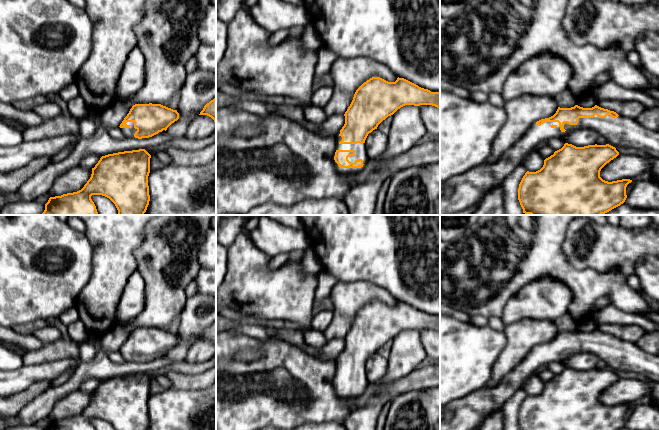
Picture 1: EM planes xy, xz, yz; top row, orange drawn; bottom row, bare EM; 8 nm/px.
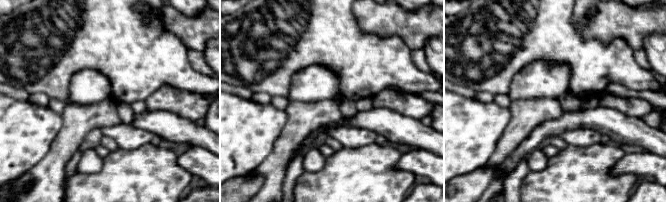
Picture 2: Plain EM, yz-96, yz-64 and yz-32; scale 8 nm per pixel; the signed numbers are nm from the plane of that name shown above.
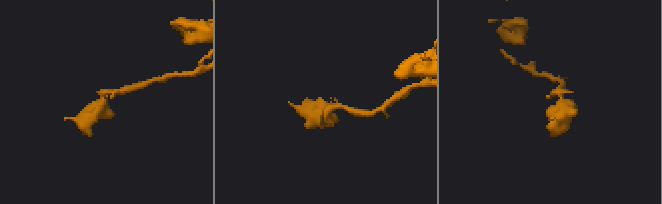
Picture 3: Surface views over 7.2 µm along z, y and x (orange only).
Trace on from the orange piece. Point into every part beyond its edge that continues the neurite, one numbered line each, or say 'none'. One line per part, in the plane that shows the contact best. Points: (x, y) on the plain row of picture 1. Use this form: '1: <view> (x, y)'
1: yz (466, 413)

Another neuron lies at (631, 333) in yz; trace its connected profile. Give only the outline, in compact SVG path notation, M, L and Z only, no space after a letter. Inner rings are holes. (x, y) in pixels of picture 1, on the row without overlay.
M603 323L596 327L597 330L616 336L619 340L636 343L645 330L637 325L620 325Z

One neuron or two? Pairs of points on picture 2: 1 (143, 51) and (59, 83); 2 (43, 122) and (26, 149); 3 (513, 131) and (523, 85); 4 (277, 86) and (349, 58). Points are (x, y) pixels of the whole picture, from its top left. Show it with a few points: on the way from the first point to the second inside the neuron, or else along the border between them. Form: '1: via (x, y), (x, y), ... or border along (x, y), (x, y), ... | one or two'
1: via (121, 51), (87, 51), (77, 61) | one
2: via (36, 129), (26, 139), (26, 142) | one
3: border along (544, 98), (517, 98), (511, 101) | two
4: via (291, 67), (301, 57), (330, 57) | one

